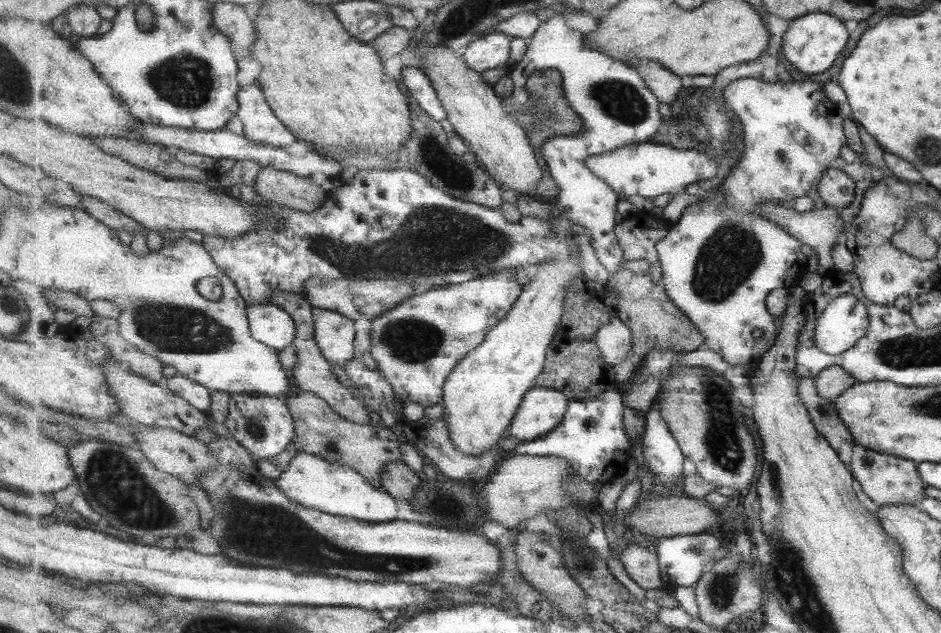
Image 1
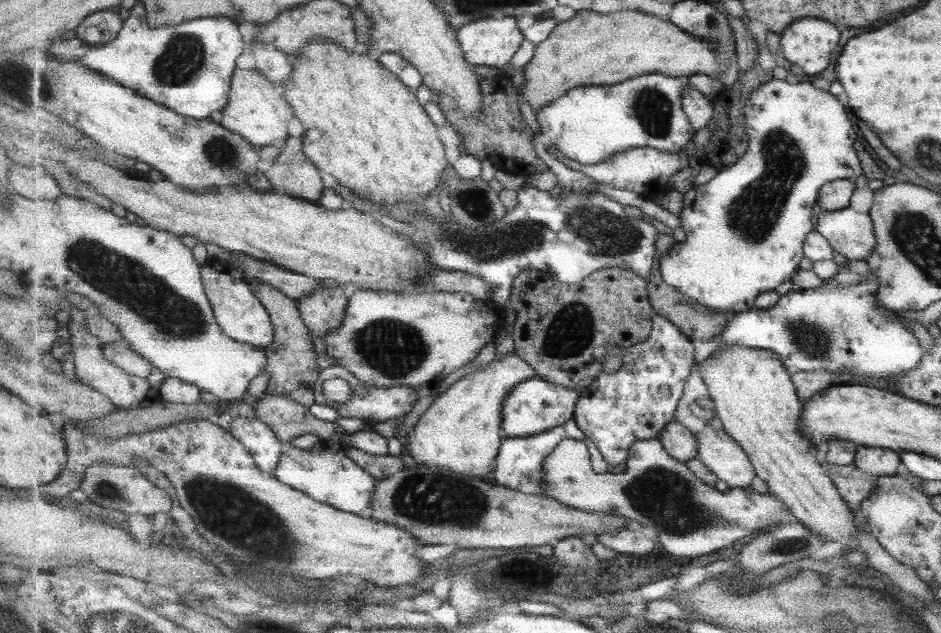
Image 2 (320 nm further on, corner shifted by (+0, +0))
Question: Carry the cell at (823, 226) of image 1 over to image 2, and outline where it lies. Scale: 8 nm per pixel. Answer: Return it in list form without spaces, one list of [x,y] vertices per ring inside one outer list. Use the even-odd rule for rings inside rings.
[[[847,206],[841,210],[822,210],[818,217],[817,230],[847,260],[863,261],[875,248],[873,223],[868,213],[855,212]]]

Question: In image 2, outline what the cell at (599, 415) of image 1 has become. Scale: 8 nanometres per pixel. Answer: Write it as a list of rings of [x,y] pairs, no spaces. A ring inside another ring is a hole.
[[[570,419],[561,426],[556,426],[551,430],[528,436],[528,437],[506,437],[502,442],[499,456],[496,458],[496,469],[494,476],[496,484],[499,486],[507,486],[513,490],[518,490],[525,494],[546,495],[547,496],[547,482],[546,482],[546,468],[544,462],[551,453],[557,448],[557,445],[565,439],[575,439],[587,443],[592,454],[592,465],[594,470],[602,477],[609,476],[610,466],[602,455],[602,451],[587,435],[579,428],[578,421]]]

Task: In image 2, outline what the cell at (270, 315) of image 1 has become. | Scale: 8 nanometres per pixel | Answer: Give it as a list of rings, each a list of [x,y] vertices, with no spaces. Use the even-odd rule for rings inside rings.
[[[207,261],[202,266],[202,279],[206,293],[214,306],[217,322],[227,336],[237,342],[265,349],[274,341],[274,324],[267,307],[247,284],[243,270],[231,268],[221,262]]]

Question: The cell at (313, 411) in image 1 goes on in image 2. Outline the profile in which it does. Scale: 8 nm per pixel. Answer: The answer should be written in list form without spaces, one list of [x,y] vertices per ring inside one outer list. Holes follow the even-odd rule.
[[[267,394],[265,398],[261,399],[260,402],[255,404],[256,415],[263,421],[266,422],[278,435],[279,440],[286,444],[303,436],[303,434],[316,434],[321,441],[332,440],[343,444],[346,448],[351,446],[346,446],[343,439],[344,436],[350,435],[342,426],[336,423],[336,421],[325,421],[315,418],[311,412],[309,412],[309,407],[299,404],[295,399],[289,398],[288,396],[275,396]]]

